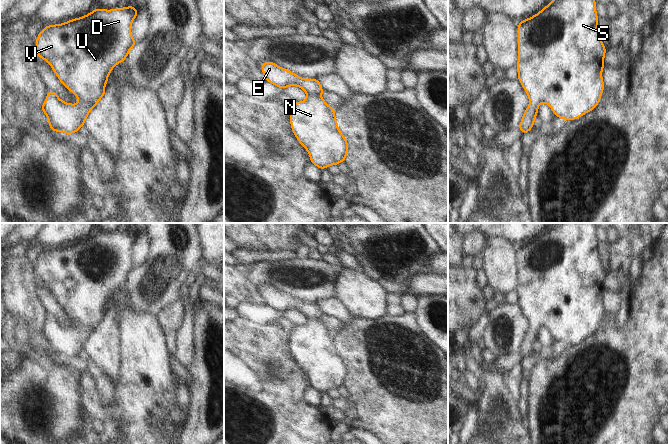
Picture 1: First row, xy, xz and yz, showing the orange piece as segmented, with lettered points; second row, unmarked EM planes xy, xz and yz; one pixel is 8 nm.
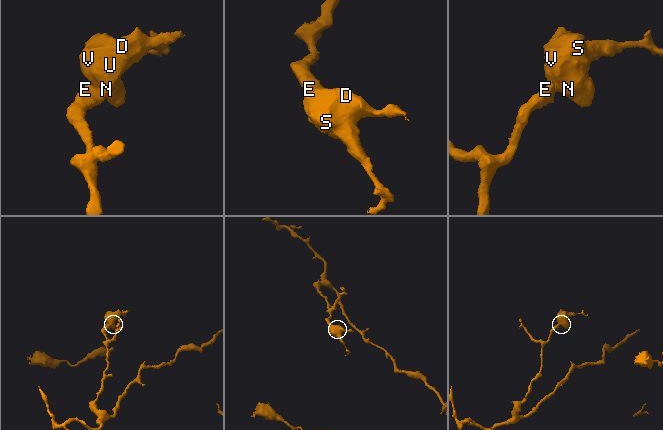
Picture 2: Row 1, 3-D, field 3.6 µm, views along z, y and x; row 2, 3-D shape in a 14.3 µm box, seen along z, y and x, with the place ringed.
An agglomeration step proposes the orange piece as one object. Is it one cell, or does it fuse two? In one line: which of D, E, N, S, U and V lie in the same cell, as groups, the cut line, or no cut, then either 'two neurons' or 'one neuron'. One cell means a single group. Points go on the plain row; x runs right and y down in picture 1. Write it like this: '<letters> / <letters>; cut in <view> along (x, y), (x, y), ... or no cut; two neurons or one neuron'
D E N S U V; no cut; one neuron

